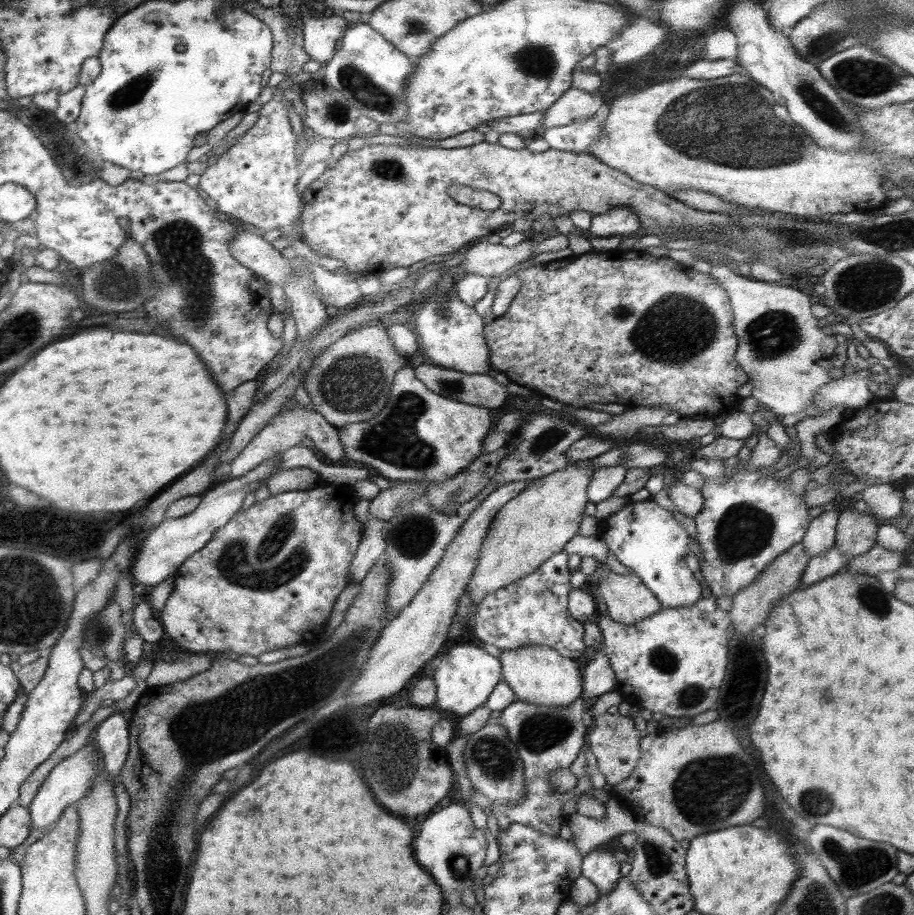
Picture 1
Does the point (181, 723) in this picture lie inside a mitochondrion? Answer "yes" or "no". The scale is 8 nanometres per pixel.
no

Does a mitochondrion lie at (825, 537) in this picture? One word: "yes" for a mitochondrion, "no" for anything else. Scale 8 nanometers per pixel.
no

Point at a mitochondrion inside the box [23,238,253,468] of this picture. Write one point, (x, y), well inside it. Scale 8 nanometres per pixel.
(107, 284)

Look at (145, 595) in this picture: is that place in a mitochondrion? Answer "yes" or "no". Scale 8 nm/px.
no

